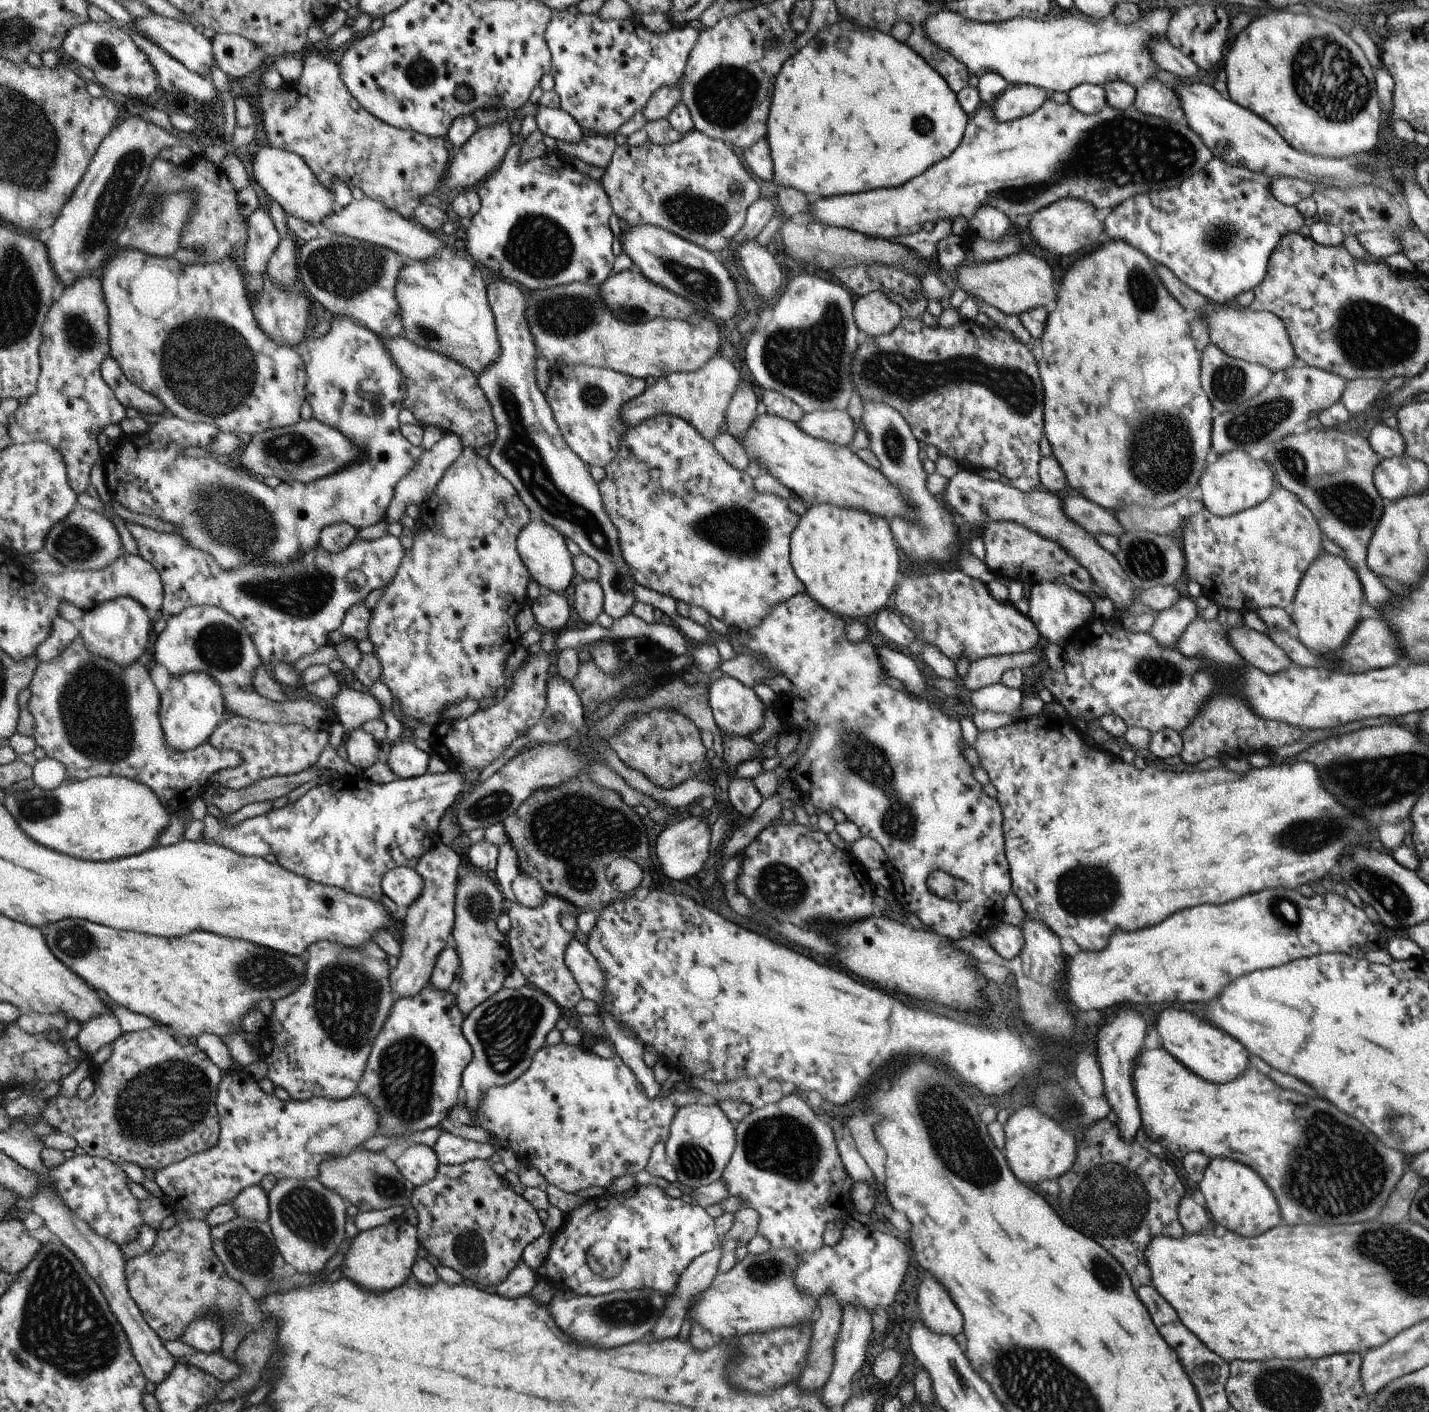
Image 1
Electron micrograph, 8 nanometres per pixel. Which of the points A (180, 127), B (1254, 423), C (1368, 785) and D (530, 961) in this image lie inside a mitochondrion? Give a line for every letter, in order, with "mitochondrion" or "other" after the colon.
A: other
B: mitochondrion
C: mitochondrion
D: other

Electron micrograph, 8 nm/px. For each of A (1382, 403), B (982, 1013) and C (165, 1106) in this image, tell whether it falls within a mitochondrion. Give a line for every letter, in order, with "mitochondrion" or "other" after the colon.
A: other
B: other
C: mitochondrion

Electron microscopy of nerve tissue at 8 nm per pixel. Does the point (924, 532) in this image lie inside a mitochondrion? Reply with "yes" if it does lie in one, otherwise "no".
yes

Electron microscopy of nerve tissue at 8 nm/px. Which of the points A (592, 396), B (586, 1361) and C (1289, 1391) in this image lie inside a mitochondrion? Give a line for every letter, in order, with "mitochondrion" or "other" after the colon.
A: mitochondrion
B: other
C: mitochondrion

